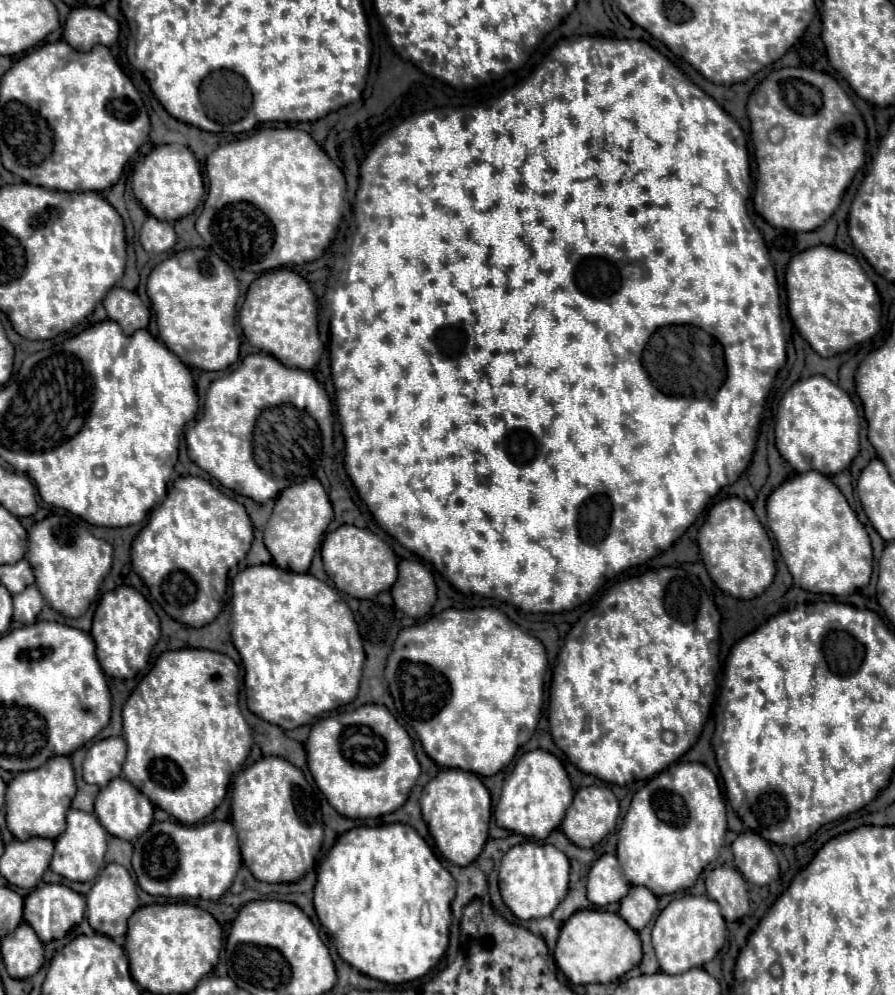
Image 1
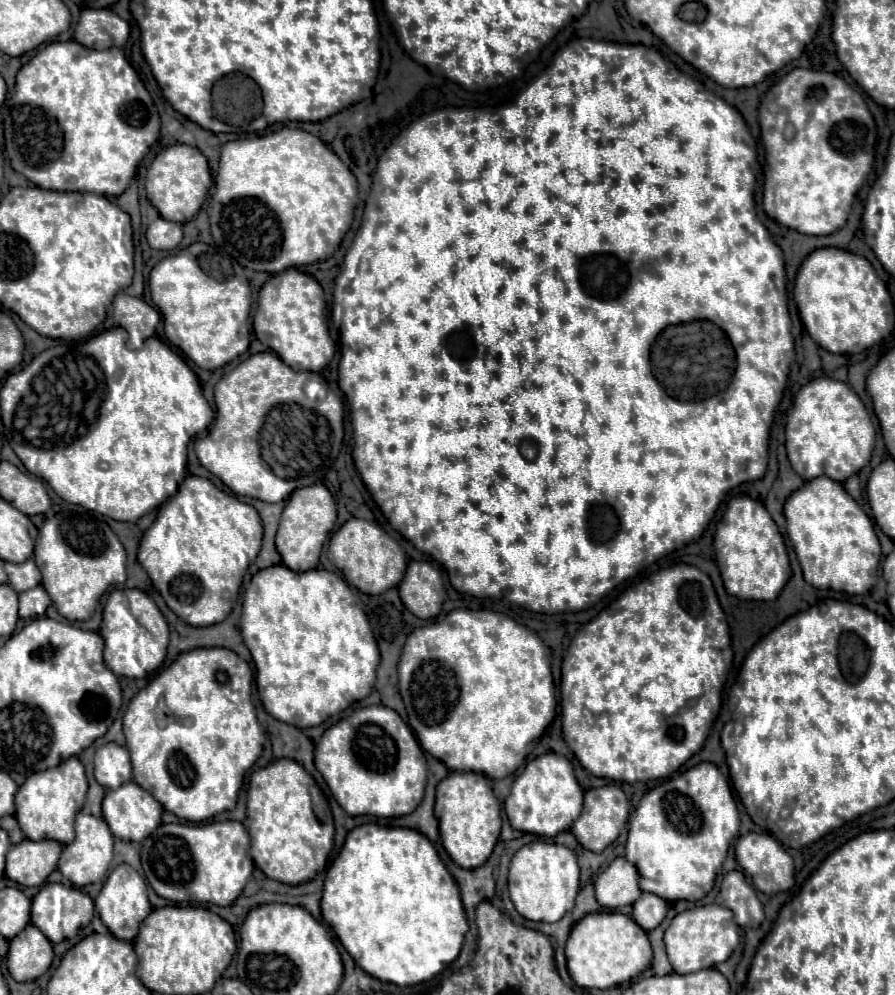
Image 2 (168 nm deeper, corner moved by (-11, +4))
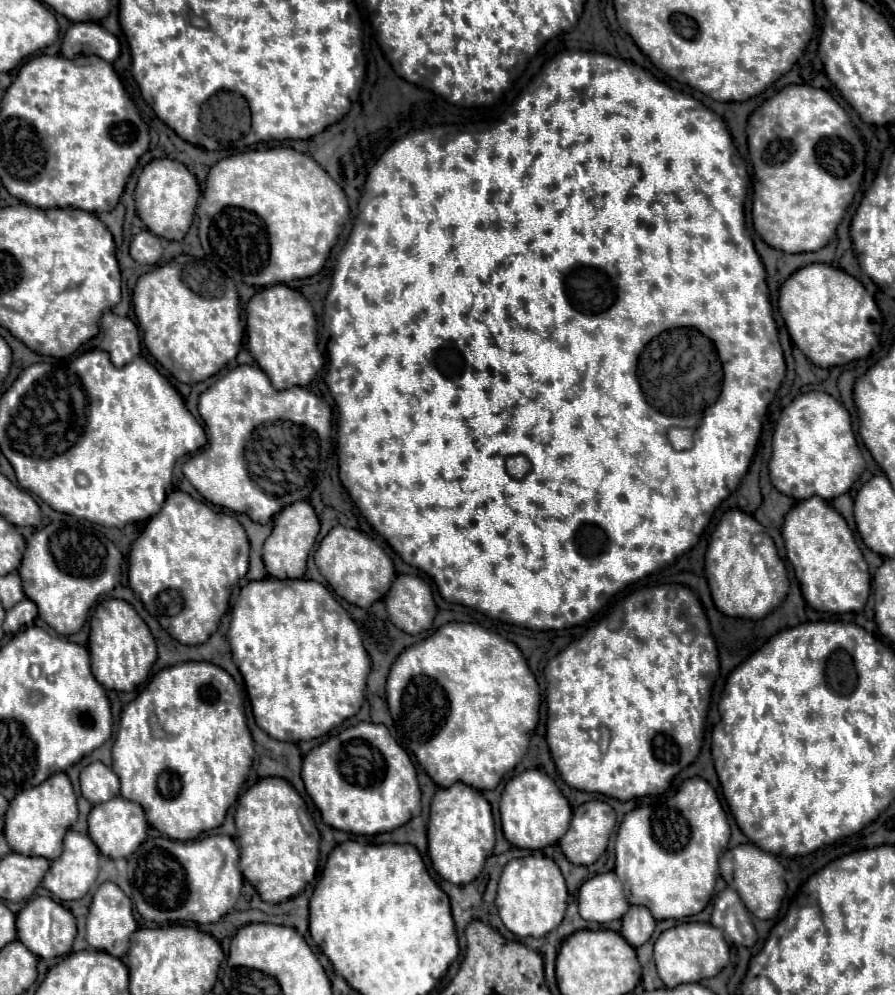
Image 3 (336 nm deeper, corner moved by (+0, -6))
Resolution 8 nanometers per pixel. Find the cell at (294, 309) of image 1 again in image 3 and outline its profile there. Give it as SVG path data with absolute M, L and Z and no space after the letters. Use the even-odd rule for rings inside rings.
M285 286L261 288L247 304L247 348L277 390L307 386L325 364L317 348L317 320L309 300Z

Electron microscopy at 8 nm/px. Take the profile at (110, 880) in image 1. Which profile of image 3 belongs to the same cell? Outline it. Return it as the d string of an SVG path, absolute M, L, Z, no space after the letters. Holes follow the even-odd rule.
M113 882L101 884L99 890L93 896L93 902L91 902L91 908L89 908L89 914L87 914L87 942L95 950L103 950L107 954L121 958L121 956L127 954L129 938L135 930L137 930L137 922L133 918L131 900L123 894L123 890L117 884L113 884Z

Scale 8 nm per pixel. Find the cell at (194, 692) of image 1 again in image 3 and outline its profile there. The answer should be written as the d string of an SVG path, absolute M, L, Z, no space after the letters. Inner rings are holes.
M183 662L183 664L175 664L175 666L167 666L167 668L159 670L151 678L147 688L131 704L127 704L127 708L121 714L121 726L119 726L119 732L117 732L113 750L111 750L111 756L113 756L113 766L111 768L121 780L121 796L129 798L131 802L137 802L145 810L147 822L155 830L159 830L161 834L169 834L169 838L173 838L173 840L195 840L199 834L203 834L207 830L213 830L213 828L223 824L229 806L237 800L239 788L245 782L247 774L249 774L253 754L255 754L253 738L251 738L251 732L249 732L249 728L245 724L243 694L239 690L237 682L223 668L219 668L219 666L211 664L211 662Z

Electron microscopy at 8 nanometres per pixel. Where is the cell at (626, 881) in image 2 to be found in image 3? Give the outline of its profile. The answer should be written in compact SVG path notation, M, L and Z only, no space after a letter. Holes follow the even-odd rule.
M615 872L597 874L583 882L577 902L581 918L597 924L619 920L625 910L629 910L629 902L623 894L623 884L615 876Z

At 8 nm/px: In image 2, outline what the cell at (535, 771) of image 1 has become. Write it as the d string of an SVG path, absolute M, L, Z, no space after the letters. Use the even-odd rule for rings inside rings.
M546 752L526 764L522 774L514 780L508 798L504 800L504 810L510 826L520 832L530 832L546 838L554 838L558 832L568 830L576 816L580 816L584 790L580 788L572 764L556 754Z

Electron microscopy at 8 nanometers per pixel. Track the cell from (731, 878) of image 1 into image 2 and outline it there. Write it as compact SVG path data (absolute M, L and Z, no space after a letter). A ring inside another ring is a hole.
M732 870L724 876L720 884L720 898L726 908L732 908L740 926L758 928L764 920L764 910L756 890L740 870Z

